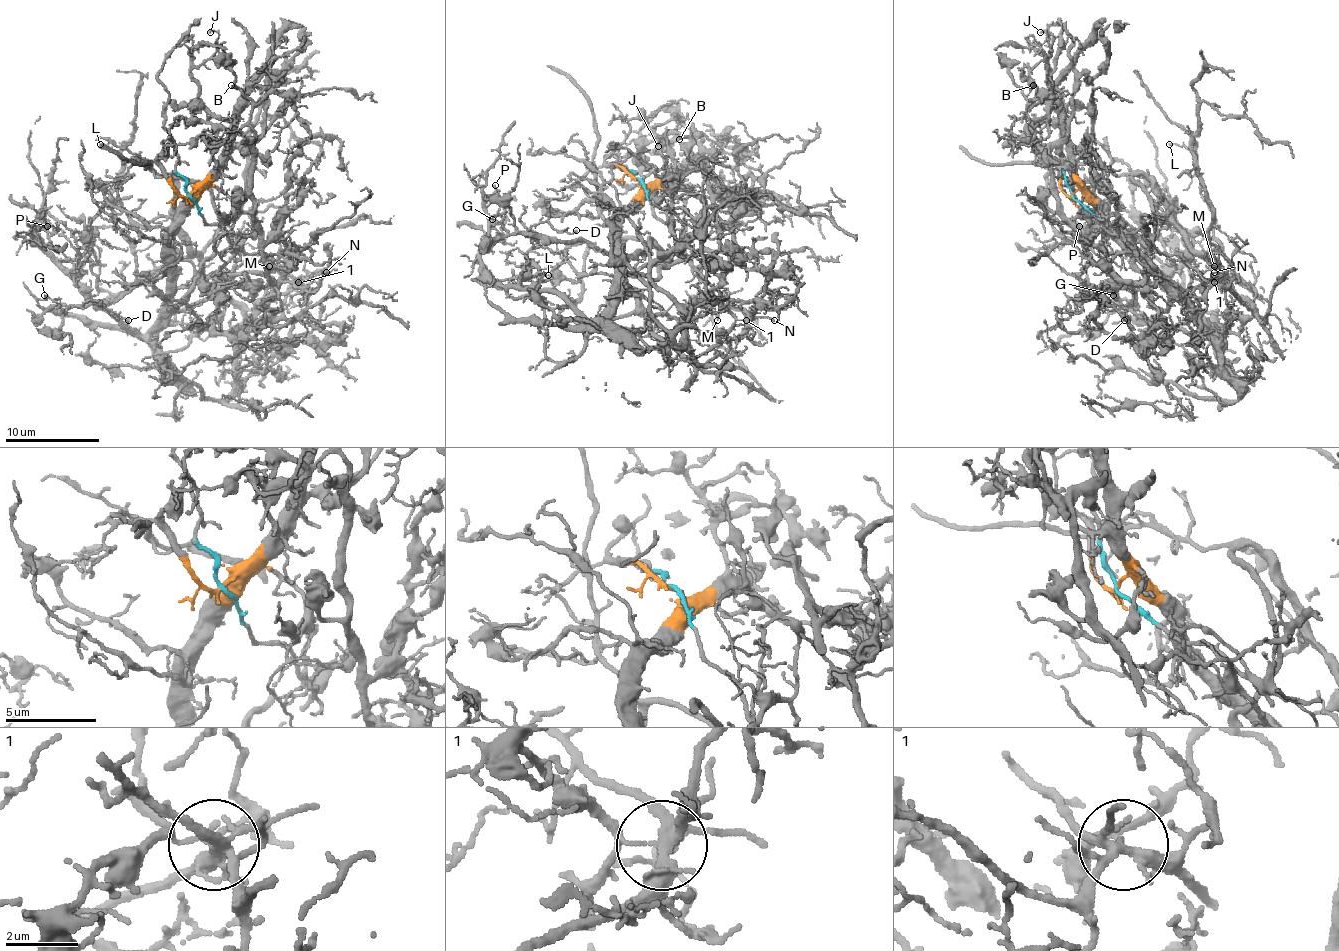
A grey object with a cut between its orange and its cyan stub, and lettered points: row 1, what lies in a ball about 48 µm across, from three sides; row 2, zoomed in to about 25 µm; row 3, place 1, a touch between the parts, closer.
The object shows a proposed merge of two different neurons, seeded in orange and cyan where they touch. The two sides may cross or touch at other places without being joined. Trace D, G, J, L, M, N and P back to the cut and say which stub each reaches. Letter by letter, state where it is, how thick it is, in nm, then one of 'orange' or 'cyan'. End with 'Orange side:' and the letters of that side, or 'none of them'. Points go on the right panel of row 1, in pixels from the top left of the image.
D: (1124, 320) | 150 nm | orange
G: (1113, 295) | 140 nm | orange
J: (1040, 32) | 120 nm | orange
L: (1169, 144) | 120 nm | cyan
M: (1214, 266) | 160 nm | cyan
N: (1214, 272) | 140 nm | cyan
P: (1079, 226) | 170 nm | orange
Orange side: D, G, J, P

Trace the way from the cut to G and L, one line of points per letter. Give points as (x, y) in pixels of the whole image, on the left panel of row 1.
G: (188, 195), (195, 190), (195, 199), (179, 226), (171, 259), (162, 268), (108, 301), (65, 306), (44, 294)
L: (188, 195), (299, 282), (254, 308), (231, 304), (195, 256), (143, 278), (112, 214), (122, 157), (100, 145)

